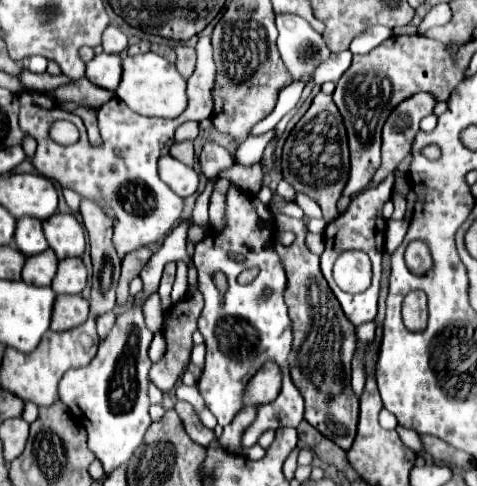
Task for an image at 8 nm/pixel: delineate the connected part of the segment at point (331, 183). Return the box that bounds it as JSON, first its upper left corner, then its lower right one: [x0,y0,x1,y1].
[281,92,349,222]

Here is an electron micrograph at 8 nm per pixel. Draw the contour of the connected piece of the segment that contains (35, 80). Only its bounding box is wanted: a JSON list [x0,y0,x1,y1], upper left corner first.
[19,70,73,92]

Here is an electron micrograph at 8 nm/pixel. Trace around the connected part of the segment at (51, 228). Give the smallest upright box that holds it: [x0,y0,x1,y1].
[43,214,85,260]

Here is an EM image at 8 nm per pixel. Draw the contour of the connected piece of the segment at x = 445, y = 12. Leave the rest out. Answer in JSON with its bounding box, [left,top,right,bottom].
[417,4,451,34]

